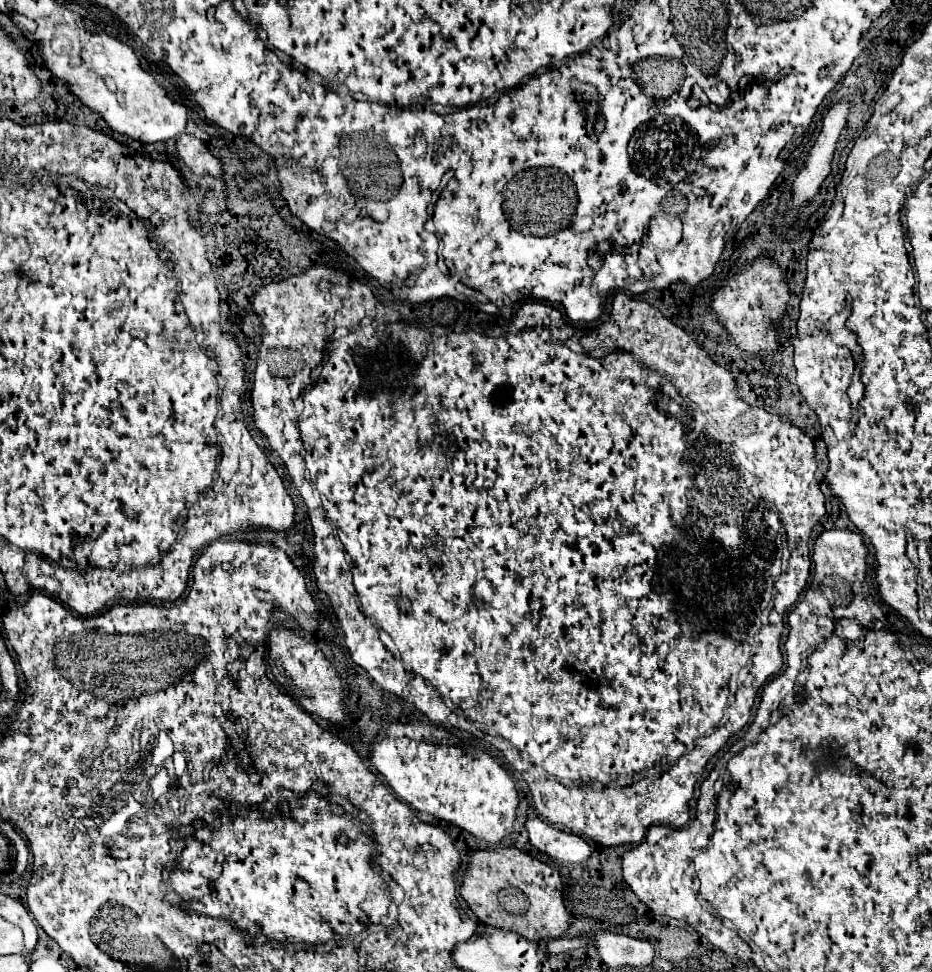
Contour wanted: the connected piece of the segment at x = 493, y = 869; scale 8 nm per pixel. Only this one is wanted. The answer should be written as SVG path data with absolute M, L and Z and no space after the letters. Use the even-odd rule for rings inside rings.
M498 847L498 849L476 851L470 855L468 875L464 877L460 895L466 899L468 907L482 923L514 931L530 941L542 941L542 939L562 937L572 925L572 917L566 909L562 889L564 885L562 885L560 873L554 867L530 857L528 853L516 847ZM508 885L518 887L528 895L530 907L526 913L512 915L506 909L502 909L502 905L498 903L498 893Z

